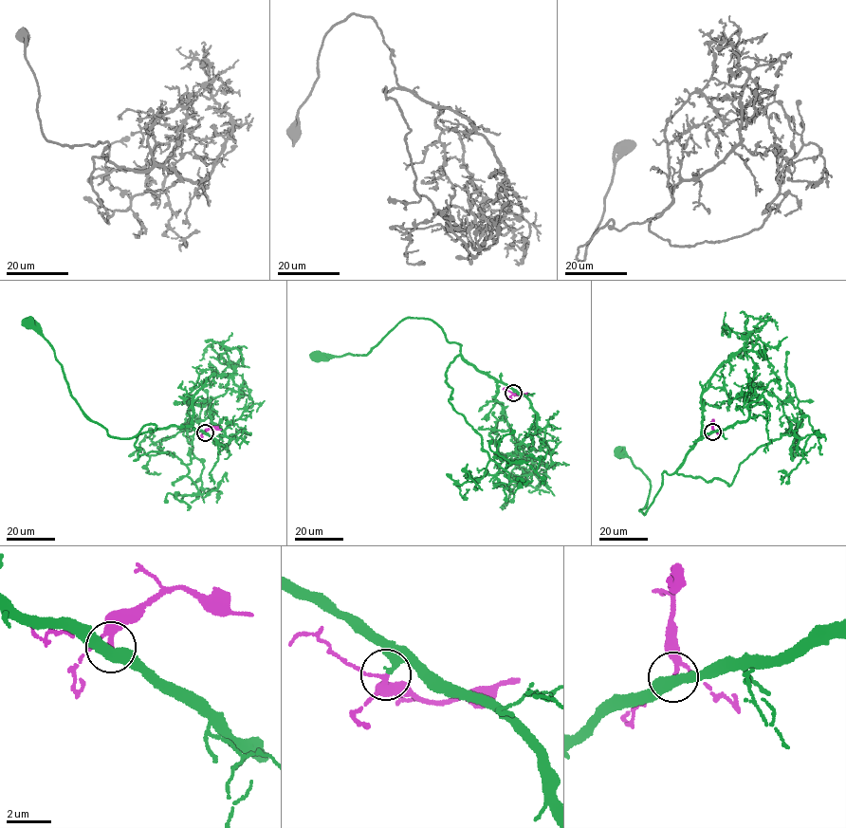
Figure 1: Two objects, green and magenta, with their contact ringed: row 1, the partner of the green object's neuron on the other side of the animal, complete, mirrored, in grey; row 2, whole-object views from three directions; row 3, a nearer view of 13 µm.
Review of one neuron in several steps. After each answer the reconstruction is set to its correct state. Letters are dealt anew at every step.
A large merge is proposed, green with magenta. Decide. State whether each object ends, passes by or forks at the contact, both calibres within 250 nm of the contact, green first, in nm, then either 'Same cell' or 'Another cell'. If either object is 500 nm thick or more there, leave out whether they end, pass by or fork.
At the ring green ends. At the ring magenta forks. Thickness 400 nm (green) against 140 nm. Same cell

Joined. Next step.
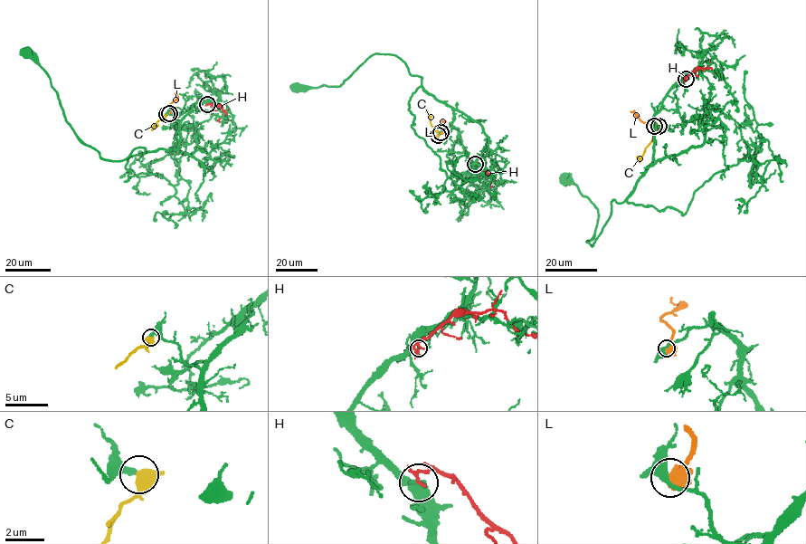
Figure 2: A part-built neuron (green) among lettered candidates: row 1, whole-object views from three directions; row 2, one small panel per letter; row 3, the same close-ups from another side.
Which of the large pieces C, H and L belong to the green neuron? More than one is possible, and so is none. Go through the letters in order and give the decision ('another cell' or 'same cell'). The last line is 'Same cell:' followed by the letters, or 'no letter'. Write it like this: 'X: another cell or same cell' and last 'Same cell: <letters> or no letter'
C: another cell
H: another cell
L: another cell
Same cell: no letter

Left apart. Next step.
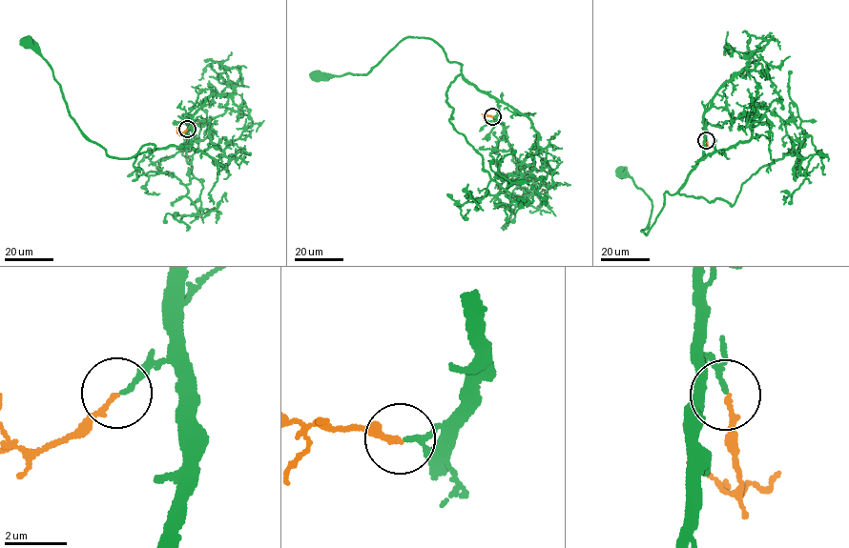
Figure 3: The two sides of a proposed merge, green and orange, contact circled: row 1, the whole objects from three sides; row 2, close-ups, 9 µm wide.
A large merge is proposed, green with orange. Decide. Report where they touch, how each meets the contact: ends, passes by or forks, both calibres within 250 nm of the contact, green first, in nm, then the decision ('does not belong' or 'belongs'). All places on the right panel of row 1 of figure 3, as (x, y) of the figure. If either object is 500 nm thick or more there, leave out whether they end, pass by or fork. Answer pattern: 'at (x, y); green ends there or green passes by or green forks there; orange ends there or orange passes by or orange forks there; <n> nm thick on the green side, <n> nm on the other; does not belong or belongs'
at (706, 140); green ends there; orange ends there; 160 nm thick on the green side, 170 nm on the other; belongs

